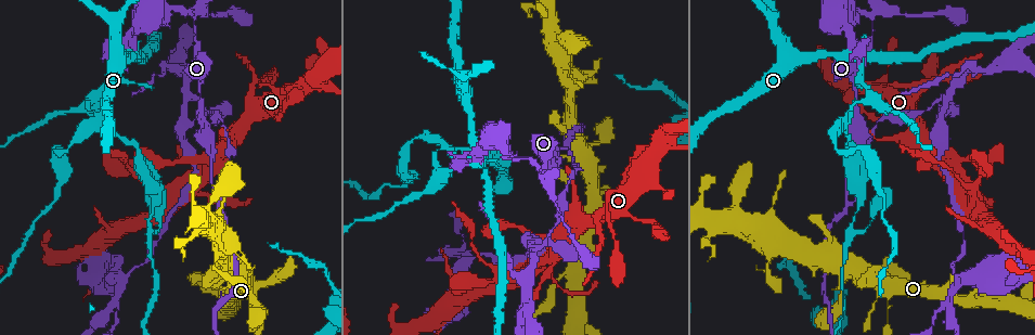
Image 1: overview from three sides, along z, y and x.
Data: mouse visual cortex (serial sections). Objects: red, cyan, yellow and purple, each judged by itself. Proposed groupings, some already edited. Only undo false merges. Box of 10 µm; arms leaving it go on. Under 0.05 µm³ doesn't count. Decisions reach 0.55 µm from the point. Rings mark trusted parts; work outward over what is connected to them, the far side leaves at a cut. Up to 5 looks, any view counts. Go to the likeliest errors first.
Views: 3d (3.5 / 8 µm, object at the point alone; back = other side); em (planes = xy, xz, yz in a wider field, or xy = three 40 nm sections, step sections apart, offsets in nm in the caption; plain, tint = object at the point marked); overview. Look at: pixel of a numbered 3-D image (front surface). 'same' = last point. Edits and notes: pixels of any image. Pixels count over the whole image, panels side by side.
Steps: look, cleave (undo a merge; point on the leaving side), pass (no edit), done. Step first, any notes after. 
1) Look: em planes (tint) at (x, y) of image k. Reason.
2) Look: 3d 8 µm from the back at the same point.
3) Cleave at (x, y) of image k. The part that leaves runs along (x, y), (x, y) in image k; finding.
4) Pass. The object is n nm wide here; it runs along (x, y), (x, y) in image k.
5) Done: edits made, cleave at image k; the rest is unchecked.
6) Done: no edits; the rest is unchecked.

Look: 3d 3.5 µm at (848, 201) of image 1. Sharp bend.

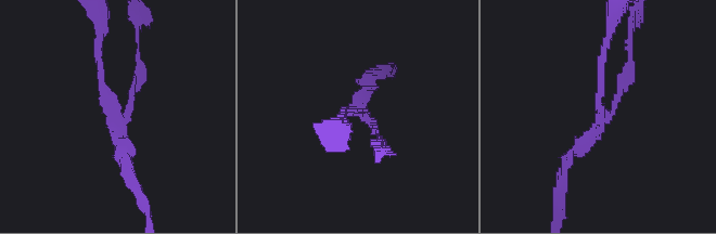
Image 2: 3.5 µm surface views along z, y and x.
Look: em xy step 2 (tint) at (599, 114) of image 2. Need the tissue.

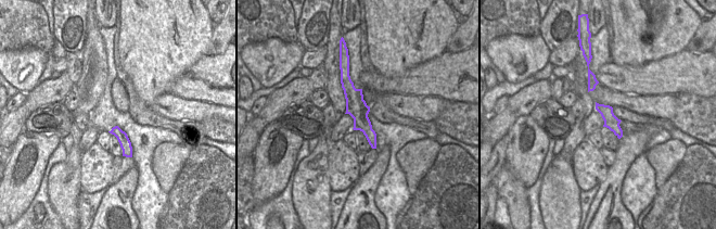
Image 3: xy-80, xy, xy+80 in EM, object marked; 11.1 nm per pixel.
Cleave at (623, 78) of image 2. The arms are 100, 150, 200 nm wide; the part that leaves runs along (606, 117), (628, 80), (631, 21) in image 2; two cells meet here.

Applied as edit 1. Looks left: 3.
Look: overview. See it whole again.

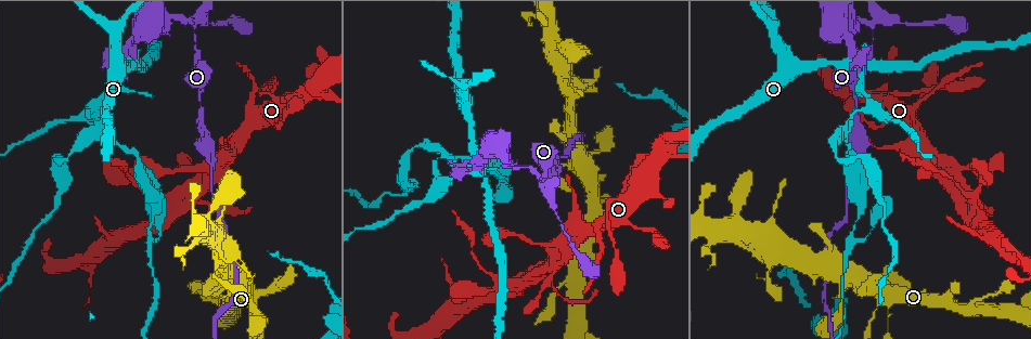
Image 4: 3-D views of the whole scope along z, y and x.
Look: 3d 3.5 µm at (540, 183) of image 4. Looks like a crossing.

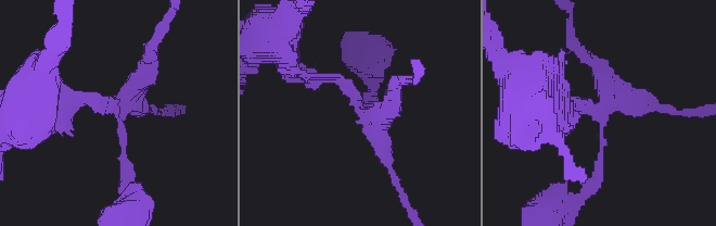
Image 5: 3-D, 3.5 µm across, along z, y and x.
Look: em xy step 2 (tint) at (362, 110) of image 5. 4 arms meet here; the arms are 150, 200, 300, 300 nm wide.

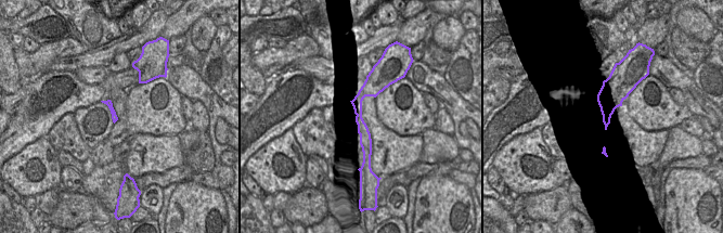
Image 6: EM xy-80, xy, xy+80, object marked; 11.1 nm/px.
Cleave at (97, 98) of image 5. The part that leaves runs along (116, 114), (112, 103), (79, 97), (39, 100) in image 5; two cells meet here.

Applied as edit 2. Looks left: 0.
Done: edits made, cleave at image 2, cleave at image 5; the rest is unchecked.

